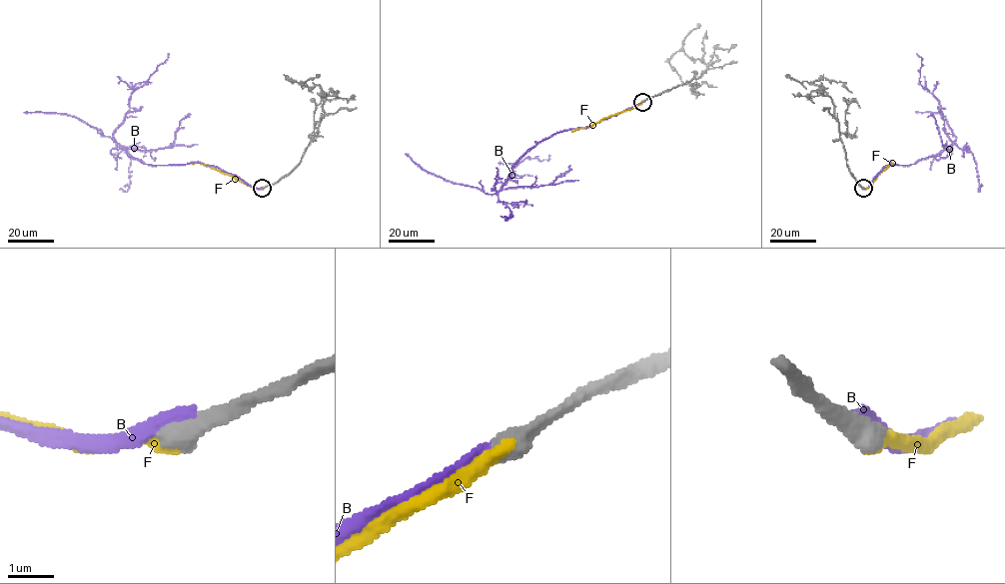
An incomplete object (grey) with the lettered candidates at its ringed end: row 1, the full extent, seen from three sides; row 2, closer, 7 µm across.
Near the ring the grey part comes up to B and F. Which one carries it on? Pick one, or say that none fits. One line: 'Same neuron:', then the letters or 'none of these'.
Same neuron: F

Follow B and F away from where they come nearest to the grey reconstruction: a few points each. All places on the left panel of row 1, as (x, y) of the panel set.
B: (262, 187), (202, 163), (145, 164), (114, 141), (131, 93), (168, 54)
F: (262, 188), (247, 185), (206, 165), (190, 162)

